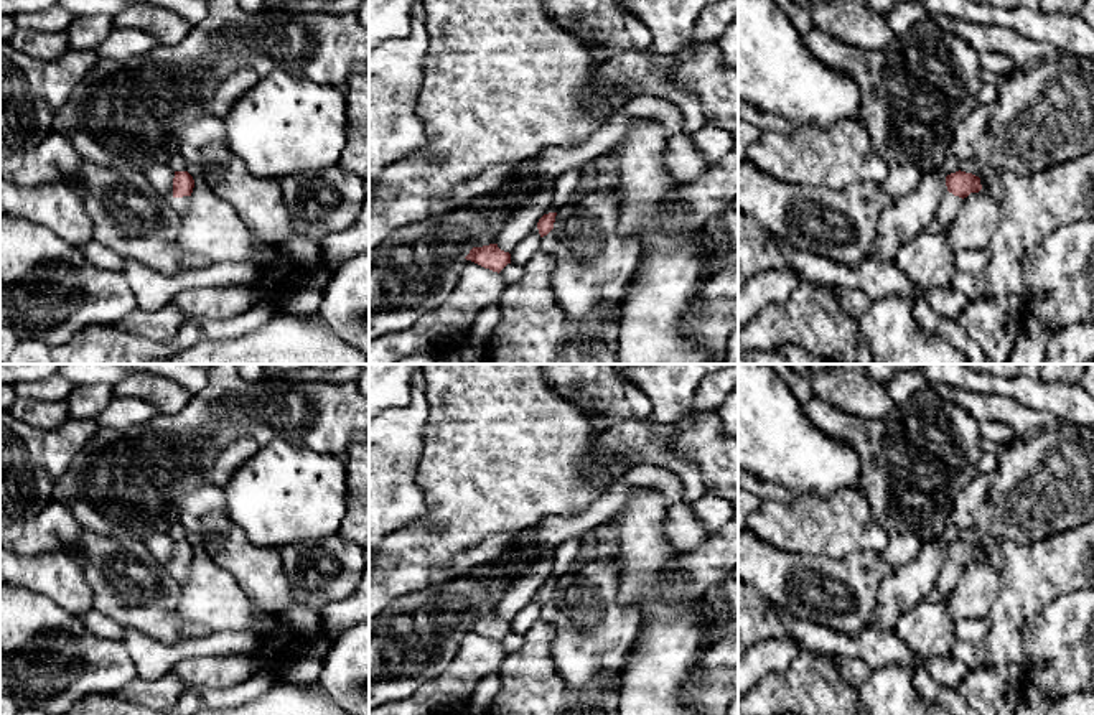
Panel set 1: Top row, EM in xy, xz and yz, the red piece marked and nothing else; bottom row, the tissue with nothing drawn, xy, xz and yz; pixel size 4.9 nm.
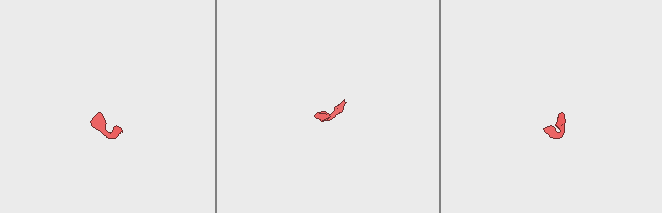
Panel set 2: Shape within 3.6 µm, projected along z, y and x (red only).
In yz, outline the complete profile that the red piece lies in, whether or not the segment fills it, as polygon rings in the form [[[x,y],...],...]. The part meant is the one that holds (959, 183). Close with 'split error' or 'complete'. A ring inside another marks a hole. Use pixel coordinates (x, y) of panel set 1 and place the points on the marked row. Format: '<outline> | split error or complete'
[[[961,170],[946,176],[946,186],[947,193],[921,232],[937,234],[947,229],[957,216],[962,199],[982,189],[979,176]]] | split error

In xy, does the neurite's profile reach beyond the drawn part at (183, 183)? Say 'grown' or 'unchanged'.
grown

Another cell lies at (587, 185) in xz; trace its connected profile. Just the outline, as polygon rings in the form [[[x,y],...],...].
[[[596,160],[587,161],[580,170],[580,183],[577,193],[585,198],[596,191]]]

